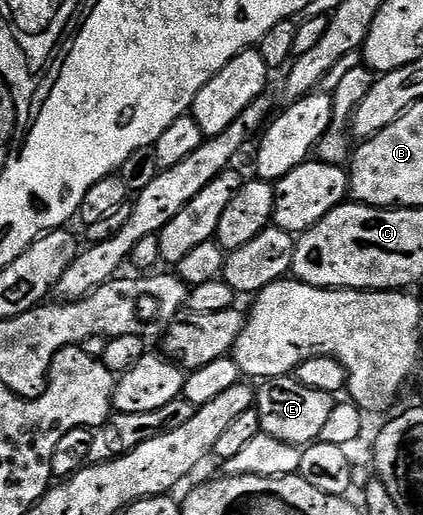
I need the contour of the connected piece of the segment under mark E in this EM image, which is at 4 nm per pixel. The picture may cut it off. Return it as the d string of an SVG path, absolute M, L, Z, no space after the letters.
M293 375L270 377L262 380L255 389L255 408L261 432L298 447L311 445L320 438L334 404L334 394L315 391L315 387L303 387Z

